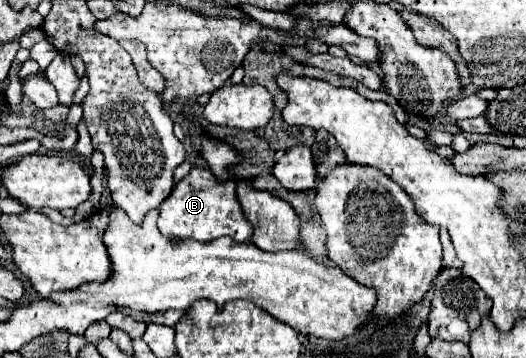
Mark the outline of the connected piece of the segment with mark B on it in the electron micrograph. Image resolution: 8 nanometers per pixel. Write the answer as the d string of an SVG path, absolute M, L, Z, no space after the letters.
M192 168L190 174L172 188L170 196L160 206L158 228L170 238L192 238L198 242L210 242L220 236L230 236L236 242L246 242L252 236L252 226L244 218L244 212L236 198L236 184L218 182L206 168Z

